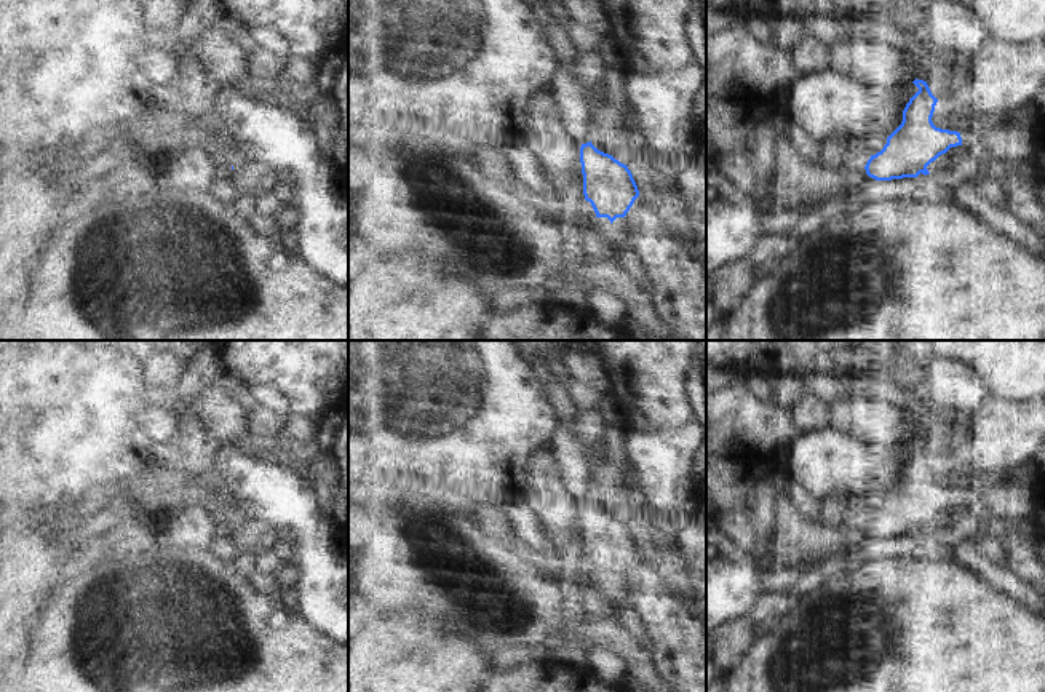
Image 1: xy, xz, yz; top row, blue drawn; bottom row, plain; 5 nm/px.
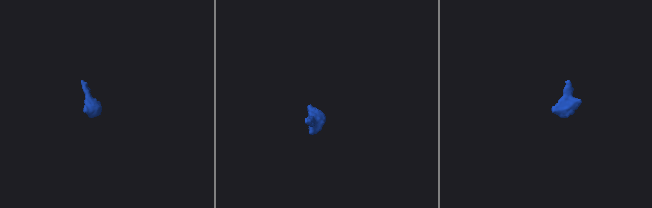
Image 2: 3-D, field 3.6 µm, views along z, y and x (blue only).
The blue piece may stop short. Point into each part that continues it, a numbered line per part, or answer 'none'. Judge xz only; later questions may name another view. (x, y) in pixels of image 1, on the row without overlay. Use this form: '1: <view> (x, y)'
1: xz (572, 459).

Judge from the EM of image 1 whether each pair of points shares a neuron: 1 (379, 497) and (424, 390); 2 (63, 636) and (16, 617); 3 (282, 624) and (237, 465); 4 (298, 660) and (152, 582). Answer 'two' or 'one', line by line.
1: one
2: two
3: two
4: one

